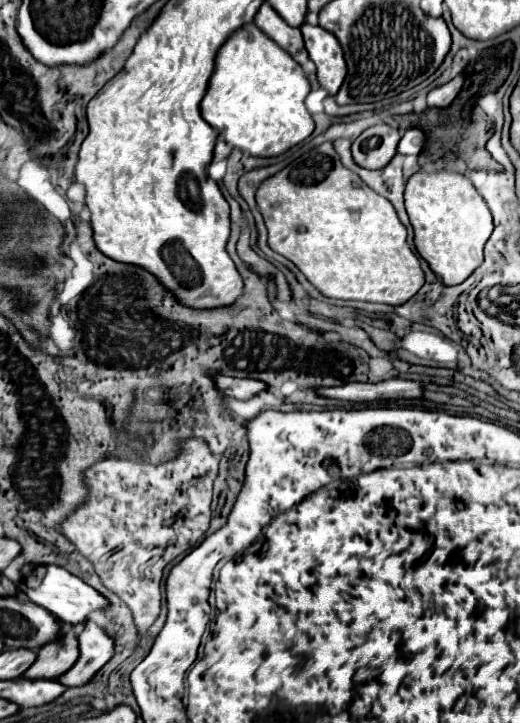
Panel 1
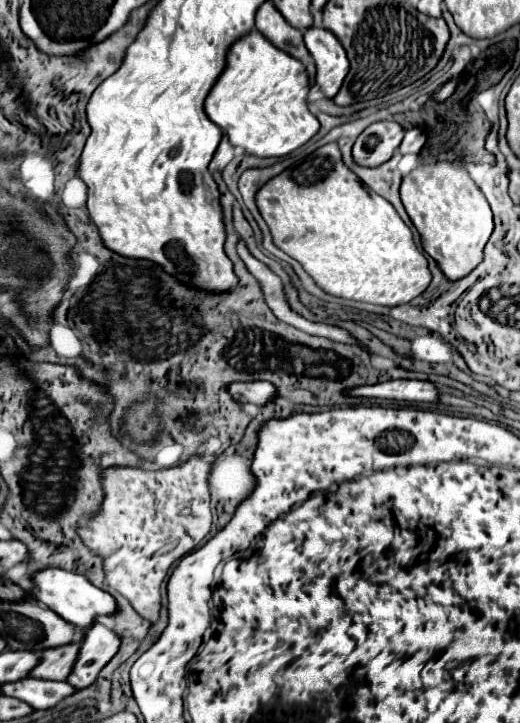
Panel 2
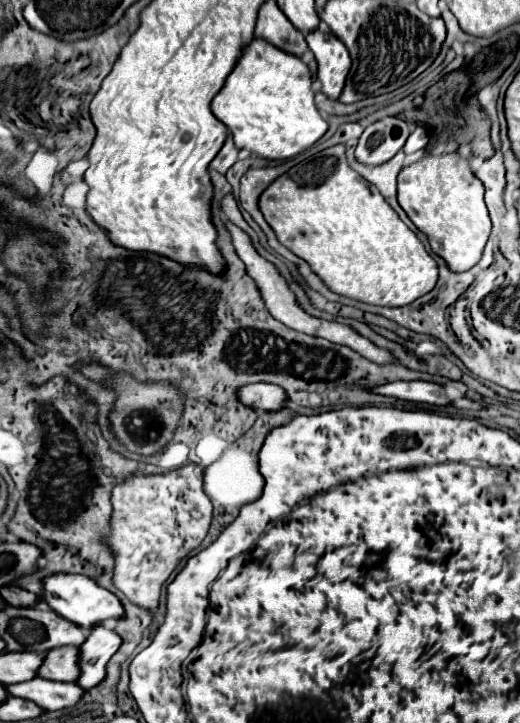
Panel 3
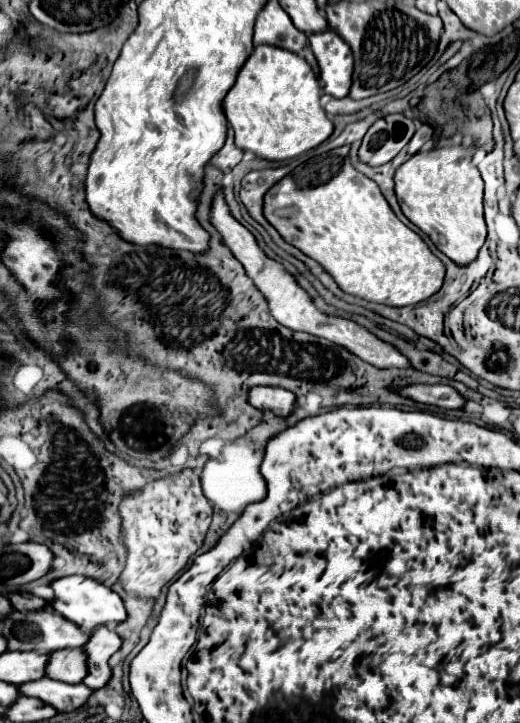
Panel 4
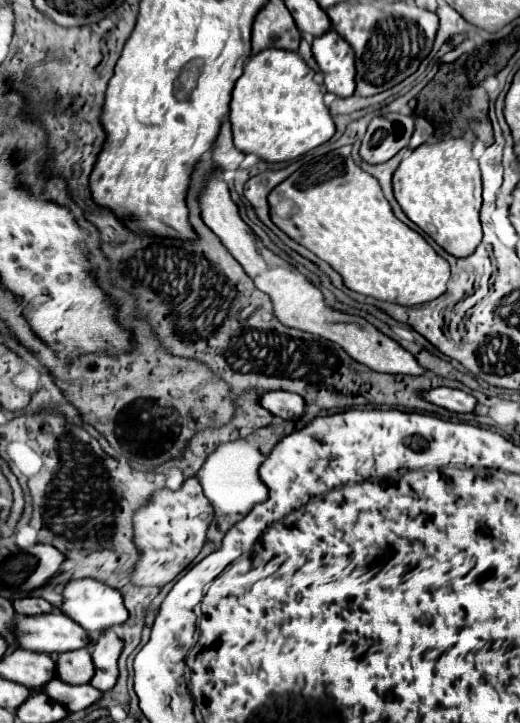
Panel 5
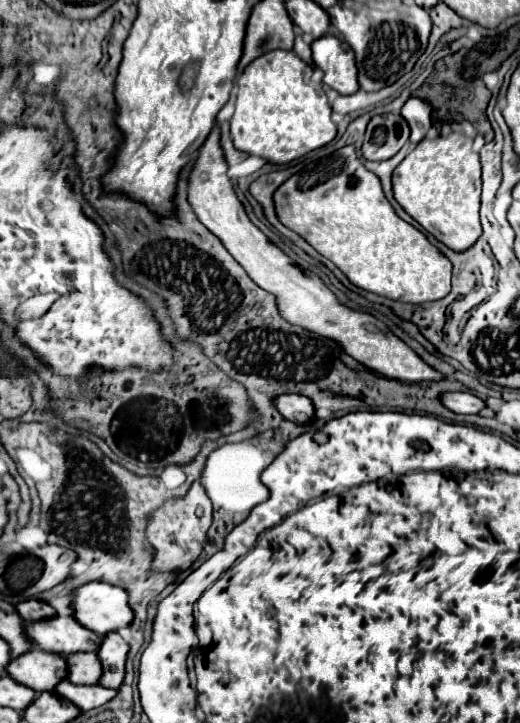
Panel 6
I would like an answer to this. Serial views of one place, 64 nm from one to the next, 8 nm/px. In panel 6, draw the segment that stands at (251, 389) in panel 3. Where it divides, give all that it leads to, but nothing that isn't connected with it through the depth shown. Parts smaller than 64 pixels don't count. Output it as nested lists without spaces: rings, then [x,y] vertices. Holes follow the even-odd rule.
[[[284,394],[276,398],[276,408],[286,420],[294,424],[308,424],[316,416],[316,408],[312,400],[300,394]]]

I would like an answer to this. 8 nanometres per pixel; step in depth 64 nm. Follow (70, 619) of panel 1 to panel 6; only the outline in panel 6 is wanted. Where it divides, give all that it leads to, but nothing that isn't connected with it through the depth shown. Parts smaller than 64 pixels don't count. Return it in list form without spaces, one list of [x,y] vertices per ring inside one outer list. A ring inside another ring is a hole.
[[[90,582],[74,592],[74,618],[88,630],[104,636],[130,626],[134,612],[124,588]]]

